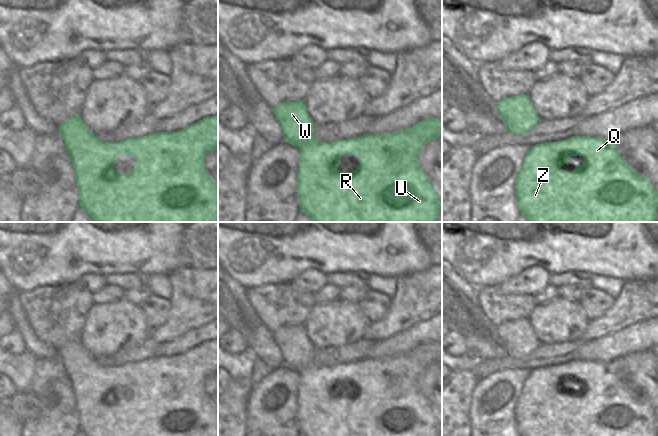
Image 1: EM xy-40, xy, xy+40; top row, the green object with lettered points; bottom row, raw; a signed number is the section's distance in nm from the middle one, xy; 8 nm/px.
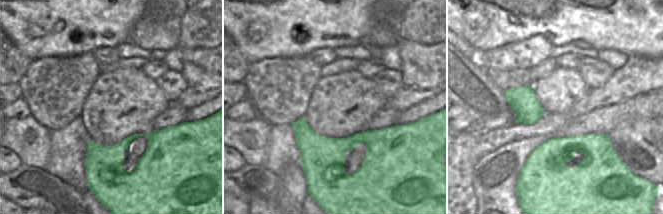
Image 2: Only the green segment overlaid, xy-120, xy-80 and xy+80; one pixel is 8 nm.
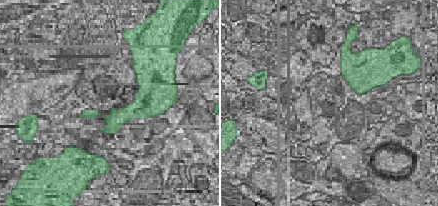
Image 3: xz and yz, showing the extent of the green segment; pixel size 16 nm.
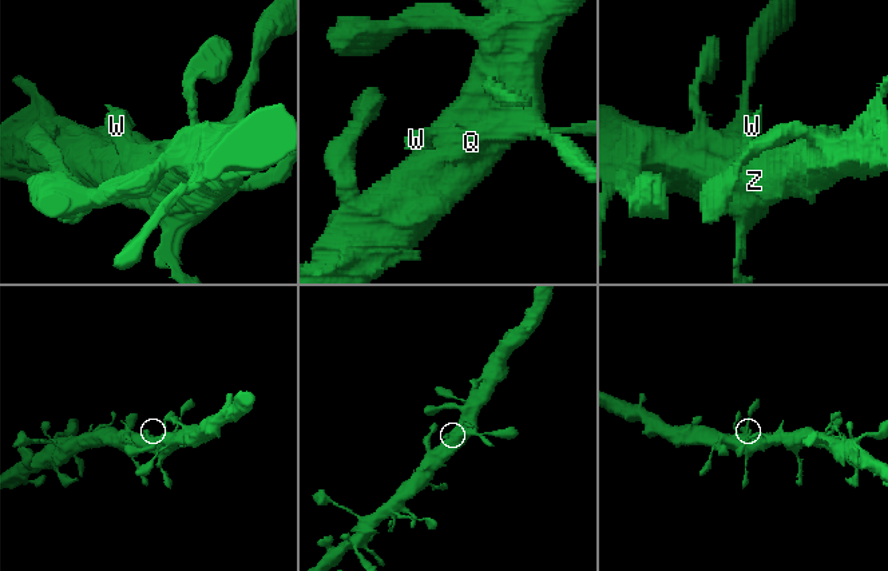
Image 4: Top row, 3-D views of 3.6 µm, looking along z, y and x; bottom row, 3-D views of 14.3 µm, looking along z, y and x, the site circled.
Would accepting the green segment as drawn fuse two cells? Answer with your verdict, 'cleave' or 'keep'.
keep

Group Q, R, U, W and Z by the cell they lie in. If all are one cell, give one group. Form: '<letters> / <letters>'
Q R U W Z

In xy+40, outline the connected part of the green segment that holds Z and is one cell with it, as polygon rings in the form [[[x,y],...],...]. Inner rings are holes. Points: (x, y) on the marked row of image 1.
[[[572,136],[566,140],[531,146],[515,181],[515,197],[521,216],[529,222],[655,222],[657,217],[658,191],[619,153],[617,136]],[[571,156],[584,156],[585,159],[572,172],[566,172],[561,167],[569,163]]]

